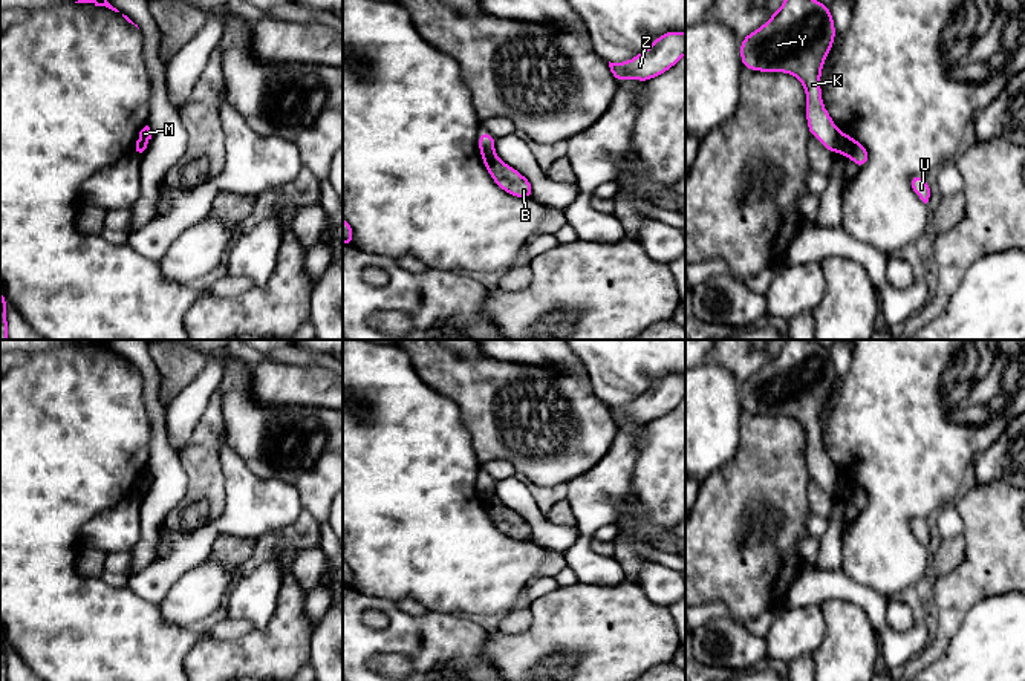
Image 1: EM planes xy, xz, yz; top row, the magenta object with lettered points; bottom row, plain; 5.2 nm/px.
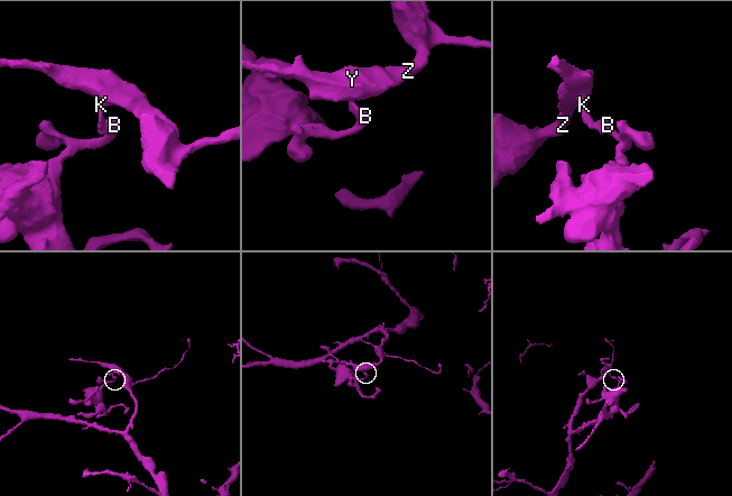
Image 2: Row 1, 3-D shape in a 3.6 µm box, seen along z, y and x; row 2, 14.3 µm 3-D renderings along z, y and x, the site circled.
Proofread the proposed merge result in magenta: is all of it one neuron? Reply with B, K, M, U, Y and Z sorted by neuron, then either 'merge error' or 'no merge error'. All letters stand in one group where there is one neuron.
groups B U / K M Y Z; merge error

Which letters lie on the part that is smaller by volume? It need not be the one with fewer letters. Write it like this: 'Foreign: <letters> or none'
Foreign: B, U

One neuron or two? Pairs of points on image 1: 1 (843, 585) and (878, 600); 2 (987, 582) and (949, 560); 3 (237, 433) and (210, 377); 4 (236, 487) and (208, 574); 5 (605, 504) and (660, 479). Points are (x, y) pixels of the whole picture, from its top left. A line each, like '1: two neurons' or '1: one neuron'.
1: one neuron
2: two neurons
3: two neurons
4: two neurons
5: two neurons

